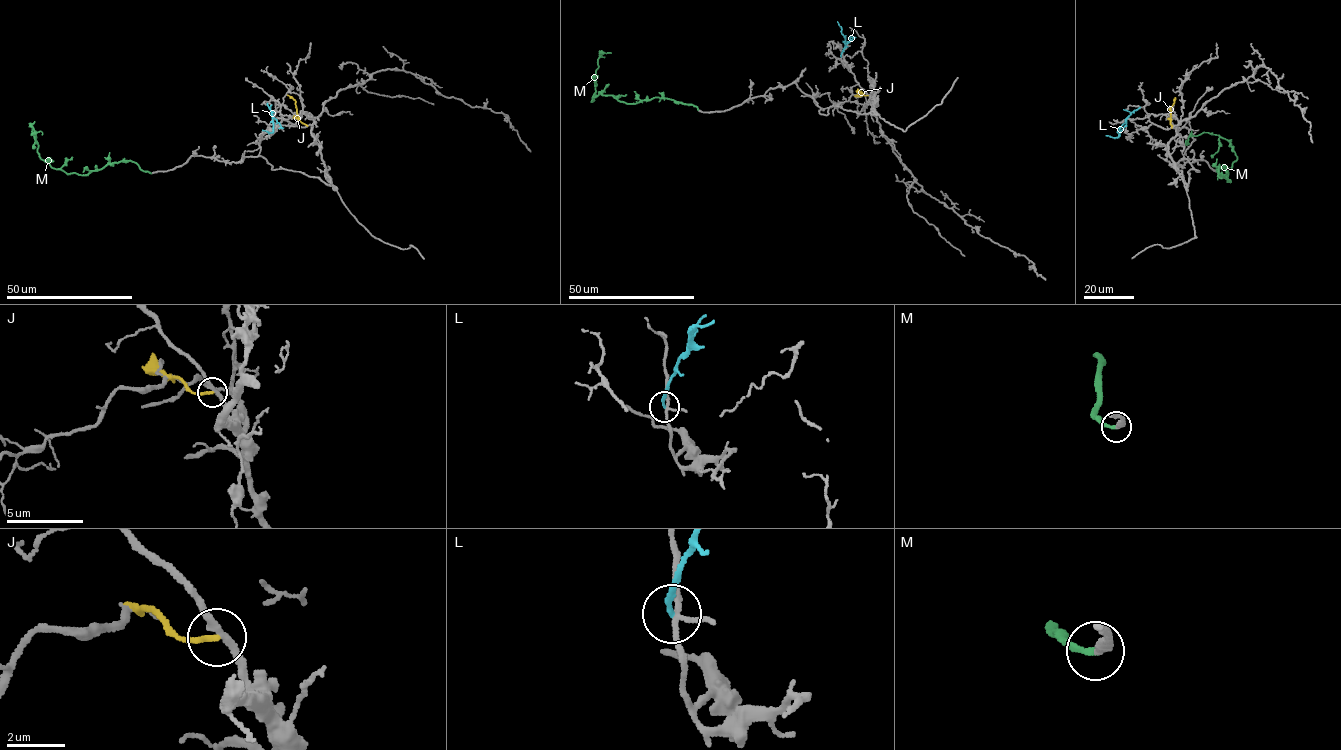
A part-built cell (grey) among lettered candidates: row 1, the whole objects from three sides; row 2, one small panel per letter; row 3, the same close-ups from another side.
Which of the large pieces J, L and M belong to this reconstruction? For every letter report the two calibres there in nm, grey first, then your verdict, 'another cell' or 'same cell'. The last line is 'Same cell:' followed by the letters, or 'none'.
J: 240/180 nm | another cell
L: 170/180 nm | another cell
M: 340/220 nm | same cell
Same cell: M

